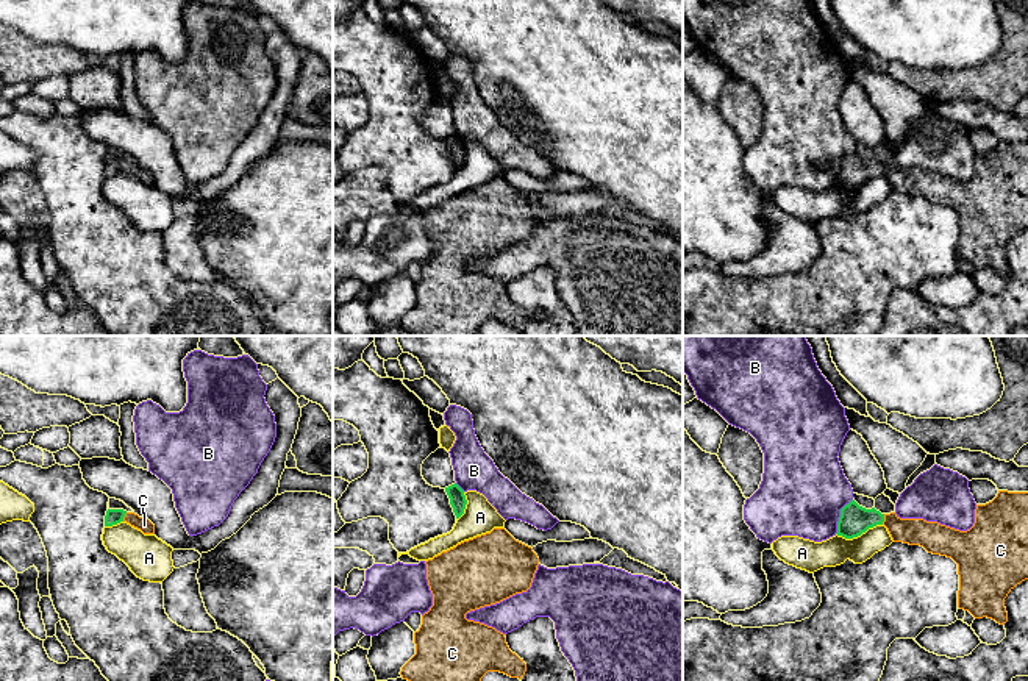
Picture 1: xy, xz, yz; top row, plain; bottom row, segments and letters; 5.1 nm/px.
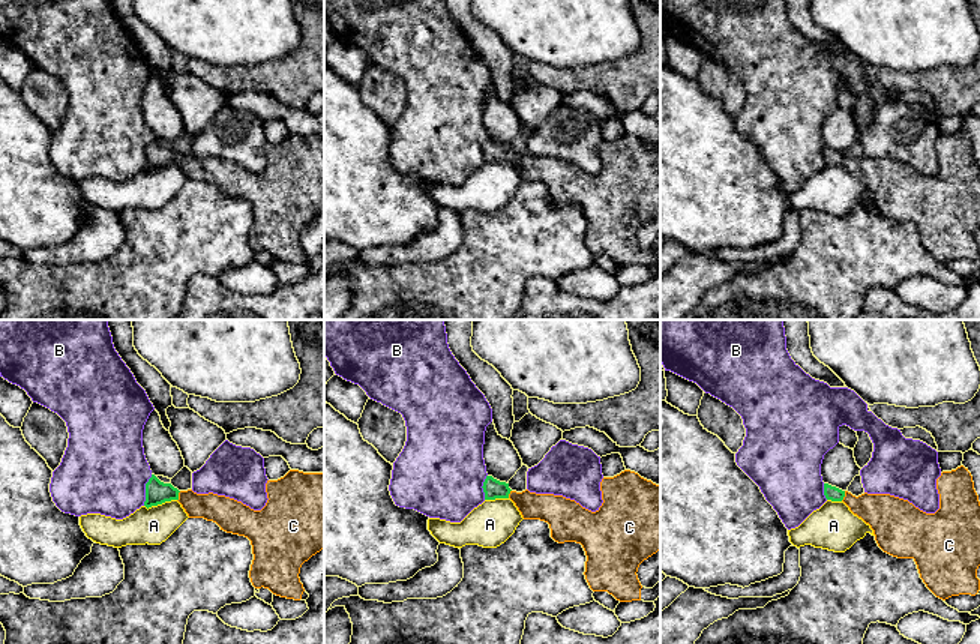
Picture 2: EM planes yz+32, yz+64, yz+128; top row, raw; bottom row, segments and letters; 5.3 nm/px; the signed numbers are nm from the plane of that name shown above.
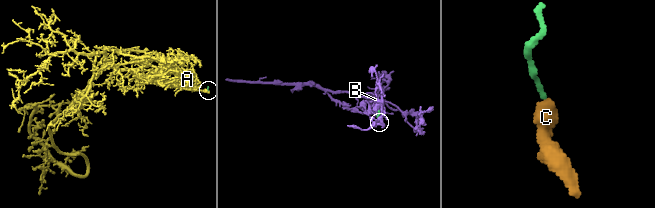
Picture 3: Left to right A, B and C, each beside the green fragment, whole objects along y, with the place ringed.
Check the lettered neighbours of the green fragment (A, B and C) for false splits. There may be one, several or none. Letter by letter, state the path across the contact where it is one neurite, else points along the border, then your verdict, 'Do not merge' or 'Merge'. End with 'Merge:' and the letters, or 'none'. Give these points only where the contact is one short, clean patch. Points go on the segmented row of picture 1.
A: Boundary: yz (881, 524), (852, 538), (836, 534). Do not merge
B: Do not merge
C: Path across: yz (853, 520), (883, 519), (900, 530), (916, 531). Merge
Merge: C

